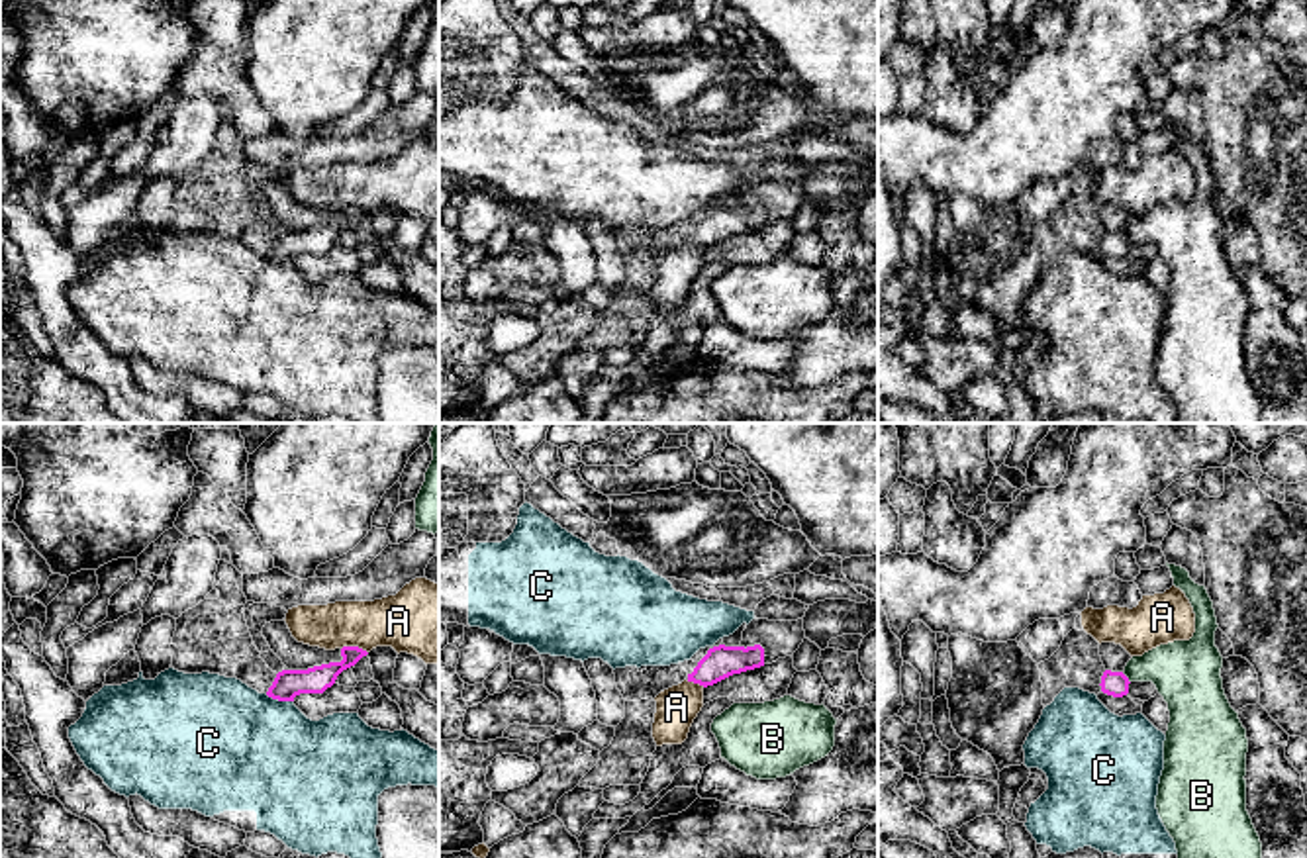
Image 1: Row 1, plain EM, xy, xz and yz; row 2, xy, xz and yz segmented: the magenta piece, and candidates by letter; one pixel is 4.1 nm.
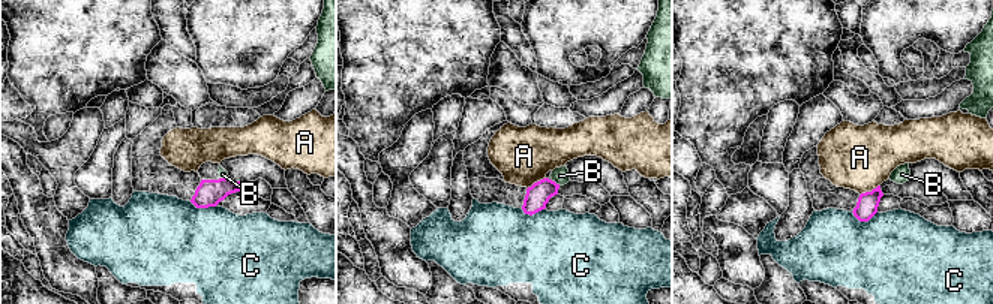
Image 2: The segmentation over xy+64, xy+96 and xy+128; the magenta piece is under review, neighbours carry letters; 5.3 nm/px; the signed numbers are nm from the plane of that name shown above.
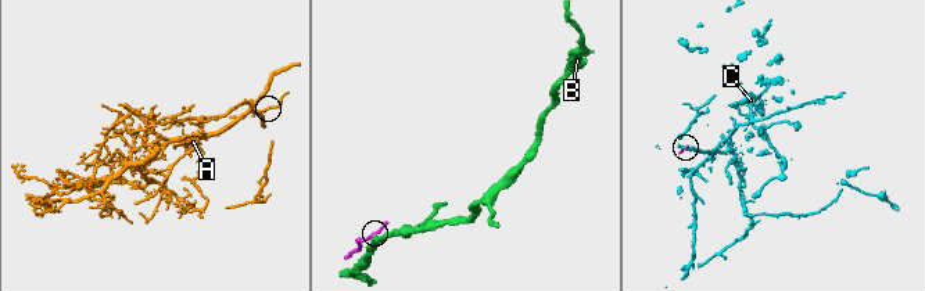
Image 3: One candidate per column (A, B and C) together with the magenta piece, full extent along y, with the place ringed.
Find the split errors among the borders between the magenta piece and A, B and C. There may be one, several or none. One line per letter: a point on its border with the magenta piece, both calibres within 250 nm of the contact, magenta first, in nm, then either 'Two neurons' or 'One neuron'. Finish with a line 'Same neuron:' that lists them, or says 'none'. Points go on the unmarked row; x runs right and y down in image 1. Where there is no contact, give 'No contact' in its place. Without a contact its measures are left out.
A: Touches magenta at xy (355, 208). Thickness 110 nm (magenta) against 260 nm. Two neurons
B: Touches magenta at yz (1127, 239). Thickness 100 nm (magenta) against 280 nm. Two neurons
C: Touches magenta at xy (279, 261). Thickness 120 nm (magenta) against 480 nm. Two neurons
Same neuron: none

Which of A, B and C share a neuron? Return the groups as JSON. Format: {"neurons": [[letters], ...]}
{"neurons": [["A"], ["B"], ["C"]]}

